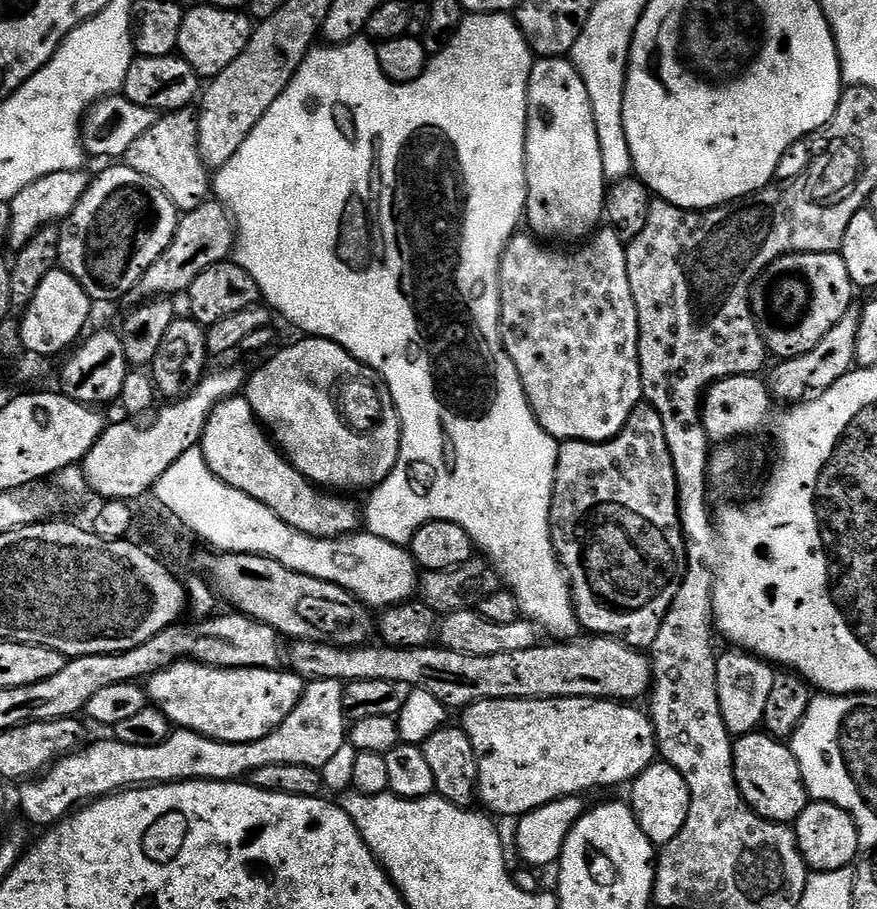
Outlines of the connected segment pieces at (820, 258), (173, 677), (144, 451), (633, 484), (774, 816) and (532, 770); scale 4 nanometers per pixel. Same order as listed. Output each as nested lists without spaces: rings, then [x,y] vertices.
[[[795,252],[789,256],[778,258],[752,284],[752,316],[764,339],[764,347],[780,360],[798,358],[806,354],[806,350],[814,350],[838,322],[842,322],[842,314],[853,307],[854,289],[850,282],[850,274],[846,271],[846,262],[839,252]]]
[[[179,660],[146,680],[149,701],[166,714],[173,726],[231,744],[266,738],[266,734],[282,726],[305,687],[305,681],[291,670],[211,668],[194,660]]]
[[[220,368],[217,372],[205,374],[190,394],[165,403],[165,408],[160,413],[157,411],[145,428],[140,422],[109,423],[98,442],[94,442],[94,446],[84,455],[82,471],[85,485],[93,488],[101,501],[136,502],[139,496],[147,492],[149,495],[155,489],[158,478],[162,478],[162,474],[166,474],[166,470],[170,470],[170,466],[174,466],[174,462],[178,462],[186,450],[199,445],[212,411],[231,396],[241,395],[245,388],[246,372],[240,368]]]
[[[641,402],[634,410],[634,414],[630,414],[626,426],[622,426],[620,433],[612,440],[597,444],[585,440],[565,440],[560,444],[556,463],[556,485],[552,491],[550,506],[550,522],[552,523],[552,545],[556,551],[556,557],[560,559],[564,575],[569,580],[572,602],[576,607],[576,617],[581,627],[591,635],[608,636],[619,640],[628,648],[651,649],[654,638],[658,638],[658,626],[662,626],[662,618],[666,618],[666,610],[670,610],[670,602],[674,602],[674,594],[678,594],[682,565],[686,559],[684,535],[680,529],[680,511],[676,501],[674,462],[666,446],[666,430],[662,426],[662,418],[652,404]]]
[[[763,730],[739,737],[732,745],[734,774],[742,798],[764,820],[791,825],[810,802],[802,770],[785,741],[775,740]]]
[[[571,696],[561,700],[483,700],[474,702],[463,709],[462,727],[464,733],[470,738],[470,746],[474,748],[476,765],[478,766],[478,778],[476,779],[476,794],[479,803],[484,803],[493,817],[513,816],[519,818],[528,812],[535,812],[536,809],[546,806],[550,802],[560,800],[563,796],[580,796],[591,788],[612,788],[615,784],[627,785],[635,780],[642,770],[646,770],[657,759],[656,731],[647,711],[639,712],[636,706],[629,706],[624,702],[613,702],[595,696]]]

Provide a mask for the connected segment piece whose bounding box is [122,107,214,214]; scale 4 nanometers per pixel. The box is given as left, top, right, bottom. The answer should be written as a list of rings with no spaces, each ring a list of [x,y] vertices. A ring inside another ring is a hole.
[[[191,107],[163,113],[154,126],[146,130],[146,134],[140,135],[130,145],[122,160],[130,170],[138,170],[138,174],[150,178],[150,182],[154,182],[154,186],[158,186],[158,190],[162,190],[162,194],[174,202],[180,214],[198,210],[198,206],[209,199],[214,188],[213,177],[198,150],[198,115]]]

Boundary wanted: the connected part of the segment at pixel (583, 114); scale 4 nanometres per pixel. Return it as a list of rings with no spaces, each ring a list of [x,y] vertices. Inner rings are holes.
[[[558,56],[549,60],[537,59],[530,70],[528,83],[528,129],[524,151],[528,187],[526,224],[544,242],[583,241],[591,237],[605,219],[606,181],[602,170],[602,150],[598,150],[598,130],[594,130],[594,110],[590,110],[588,81],[582,75],[581,69],[579,72],[570,61],[571,59]]]

